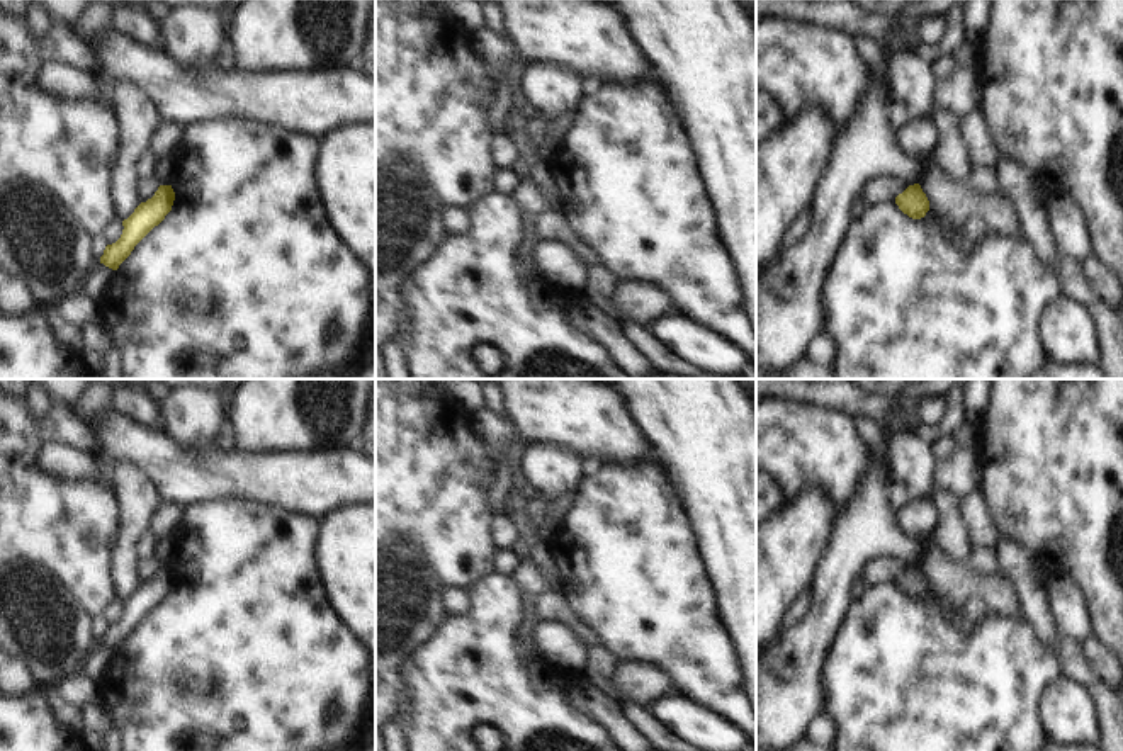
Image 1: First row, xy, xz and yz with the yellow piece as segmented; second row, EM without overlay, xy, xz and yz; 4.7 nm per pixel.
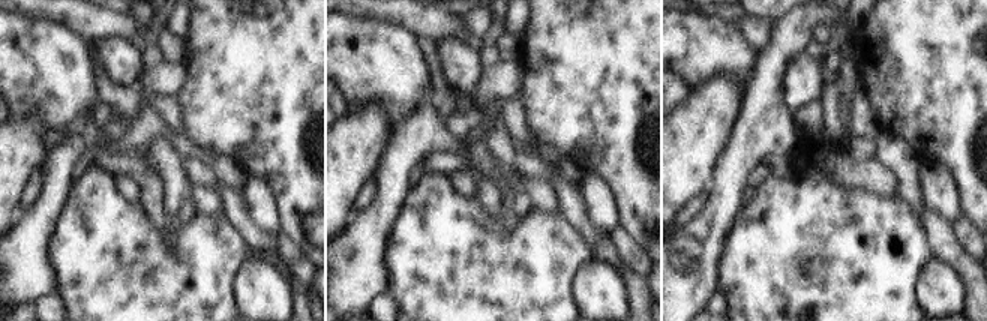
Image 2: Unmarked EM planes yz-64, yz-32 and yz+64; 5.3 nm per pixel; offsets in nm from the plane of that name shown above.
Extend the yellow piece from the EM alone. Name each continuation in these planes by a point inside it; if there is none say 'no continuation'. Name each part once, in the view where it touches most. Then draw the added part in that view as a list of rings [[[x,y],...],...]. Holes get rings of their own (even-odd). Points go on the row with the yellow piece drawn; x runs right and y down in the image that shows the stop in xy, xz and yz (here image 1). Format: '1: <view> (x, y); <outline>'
no continuation

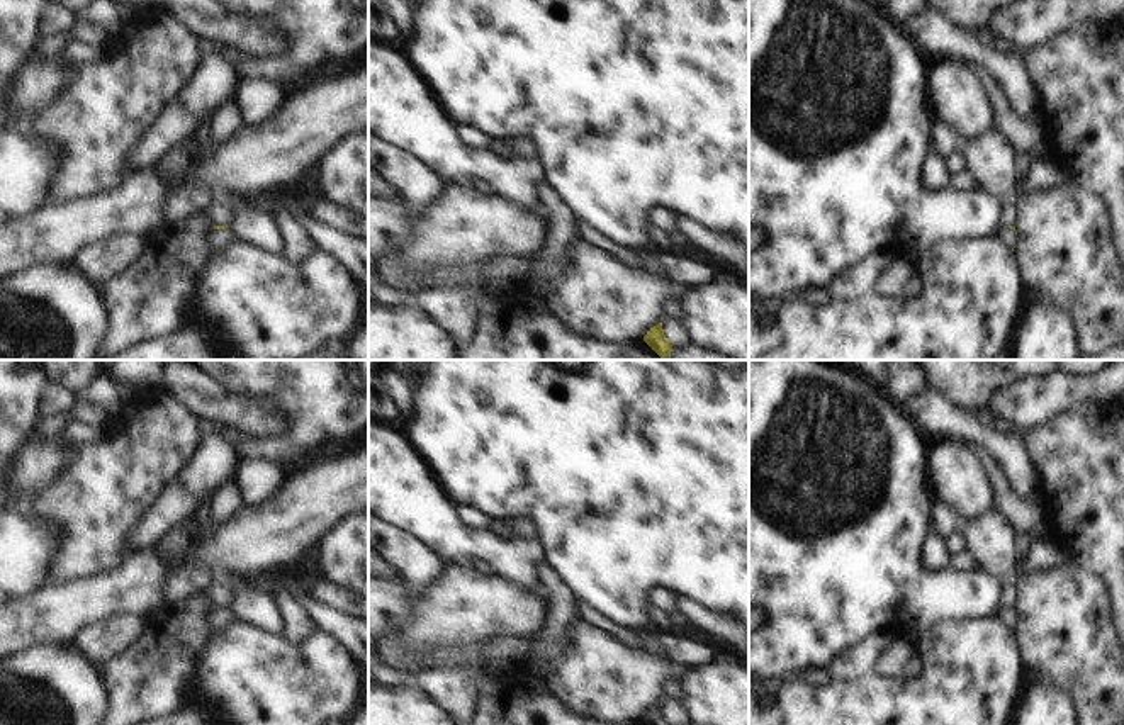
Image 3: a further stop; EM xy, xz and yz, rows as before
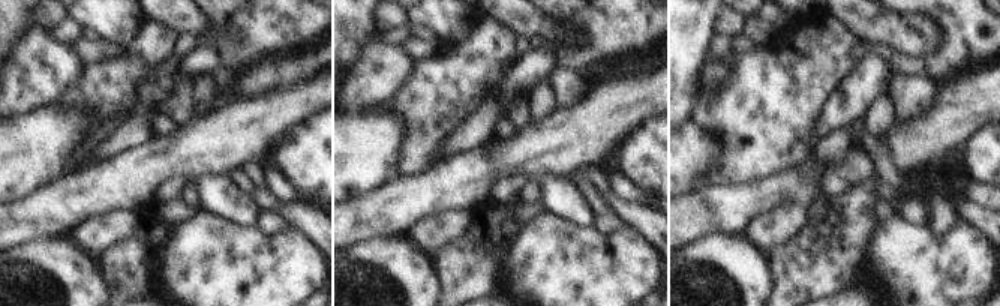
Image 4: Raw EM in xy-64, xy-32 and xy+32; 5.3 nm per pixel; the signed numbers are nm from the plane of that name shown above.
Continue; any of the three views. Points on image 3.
1: xy (219, 238); [[[214,229],[211,233],[211,243],[214,246],[214,250],[221,250],[221,248],[226,248],[229,246],[233,241],[234,241],[236,234],[233,229]]]

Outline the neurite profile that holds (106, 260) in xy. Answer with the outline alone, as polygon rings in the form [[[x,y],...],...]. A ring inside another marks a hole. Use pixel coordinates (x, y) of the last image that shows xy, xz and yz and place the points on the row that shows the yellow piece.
[[[117,234],[88,246],[78,258],[78,268],[100,289],[112,278],[134,267],[148,251],[148,238],[139,234]]]

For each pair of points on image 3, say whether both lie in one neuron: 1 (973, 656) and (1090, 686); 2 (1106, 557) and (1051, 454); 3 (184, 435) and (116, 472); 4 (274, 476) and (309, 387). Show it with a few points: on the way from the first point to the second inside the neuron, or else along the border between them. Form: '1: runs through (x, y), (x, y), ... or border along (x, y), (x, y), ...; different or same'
1: border along (1012, 632), (1026, 685); different
2: runs through (1106, 532), (1106, 508), (1077, 479); same
3: runs through (167, 437), (150, 452), (133, 460); same
4: border along (245, 457), (270, 460), (280, 466); different

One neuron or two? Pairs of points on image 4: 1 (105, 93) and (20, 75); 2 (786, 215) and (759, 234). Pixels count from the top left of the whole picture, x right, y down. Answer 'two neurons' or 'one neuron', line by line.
1: two neurons
2: one neuron

